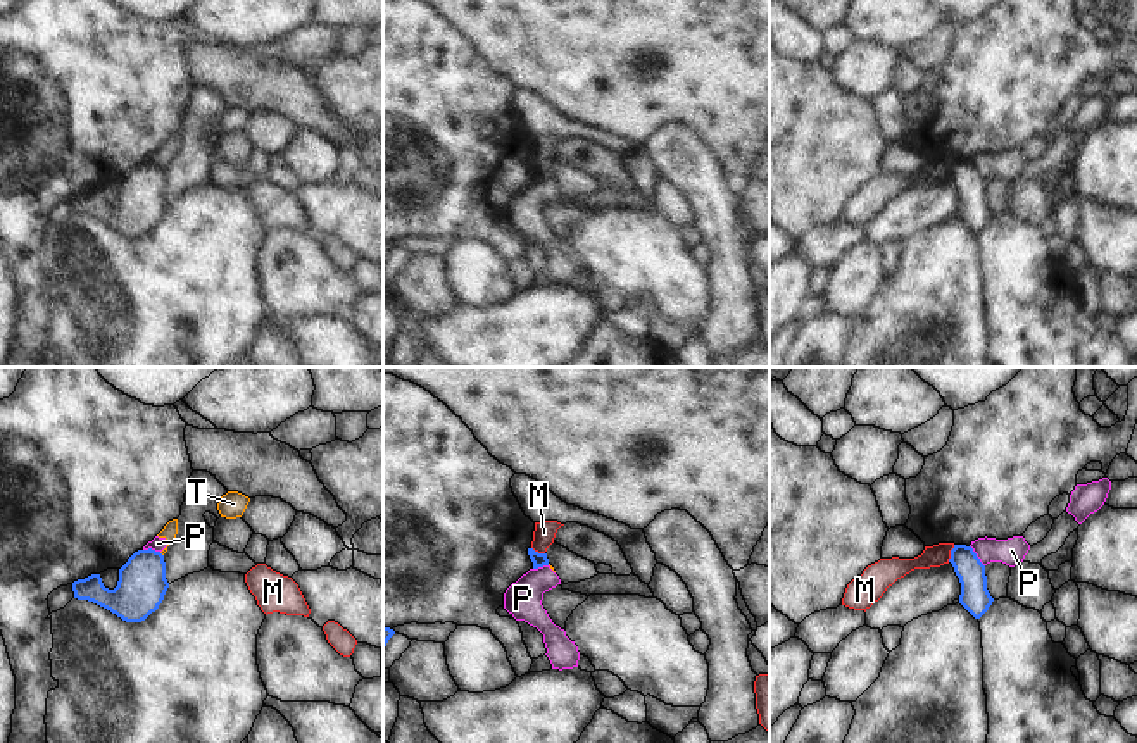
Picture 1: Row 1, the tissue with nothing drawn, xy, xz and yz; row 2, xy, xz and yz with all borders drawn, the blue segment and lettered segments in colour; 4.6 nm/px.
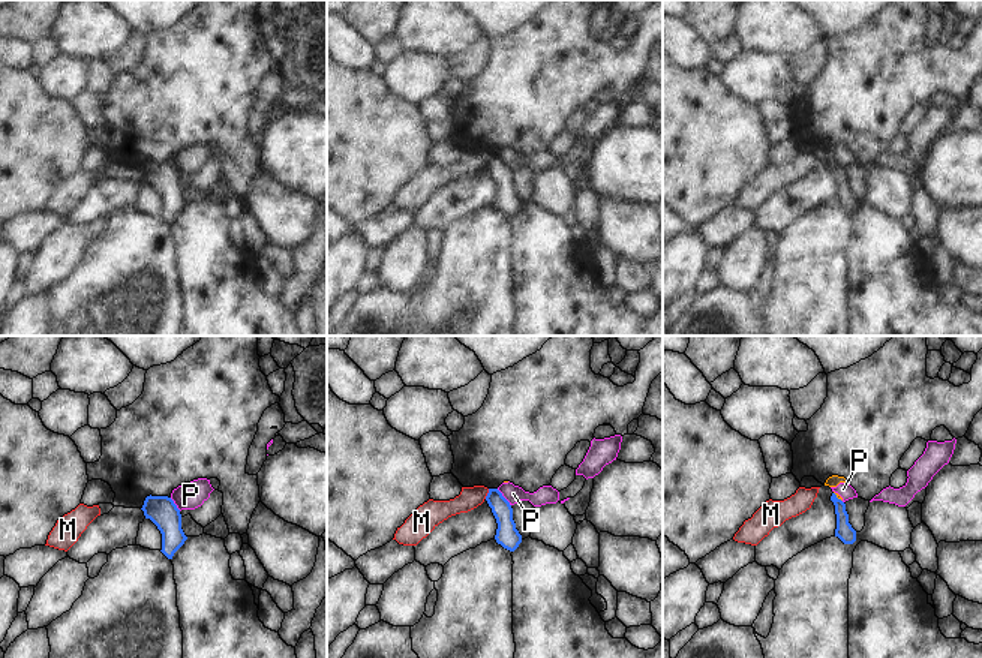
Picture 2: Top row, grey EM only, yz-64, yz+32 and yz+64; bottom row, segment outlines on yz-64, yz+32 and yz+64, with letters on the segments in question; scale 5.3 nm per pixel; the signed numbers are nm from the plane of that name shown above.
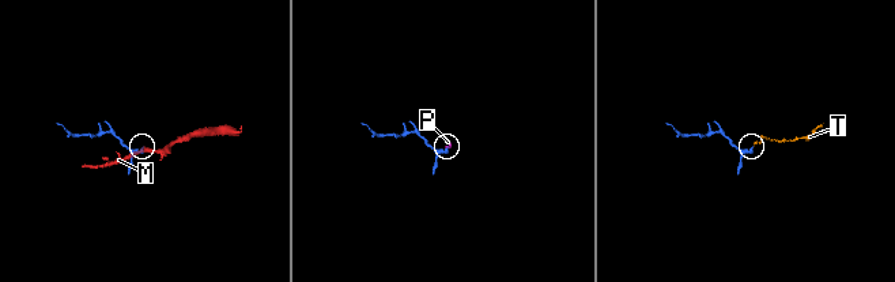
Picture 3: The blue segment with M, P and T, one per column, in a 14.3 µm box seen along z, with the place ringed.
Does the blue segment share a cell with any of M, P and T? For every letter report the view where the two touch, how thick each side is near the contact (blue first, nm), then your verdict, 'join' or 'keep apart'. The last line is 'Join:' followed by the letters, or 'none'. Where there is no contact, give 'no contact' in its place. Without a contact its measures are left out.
M: contact in yz; calibres 140 and 100 nm; keep apart
P: contact in yz; calibres 140 and 120 nm; keep apart
T: contact in xy; calibres 220 and 70 nm; keep apart
Join: none

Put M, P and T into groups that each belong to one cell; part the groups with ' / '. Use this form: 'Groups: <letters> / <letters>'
Groups: M / P T

